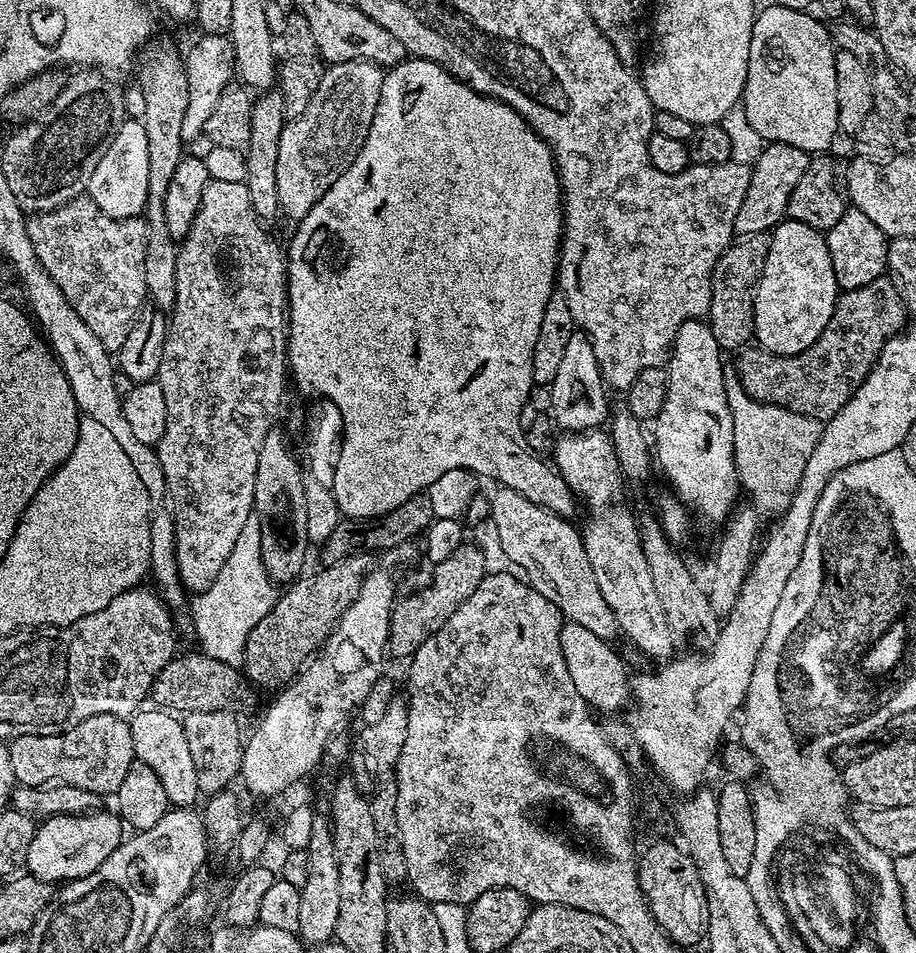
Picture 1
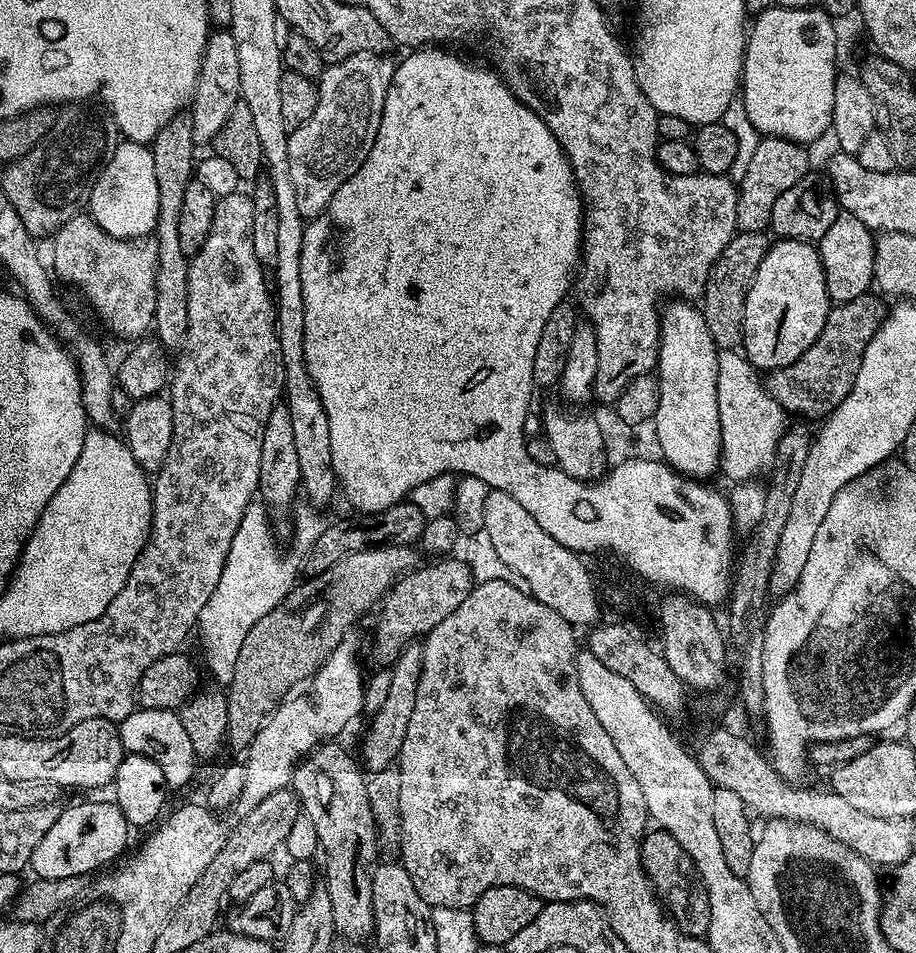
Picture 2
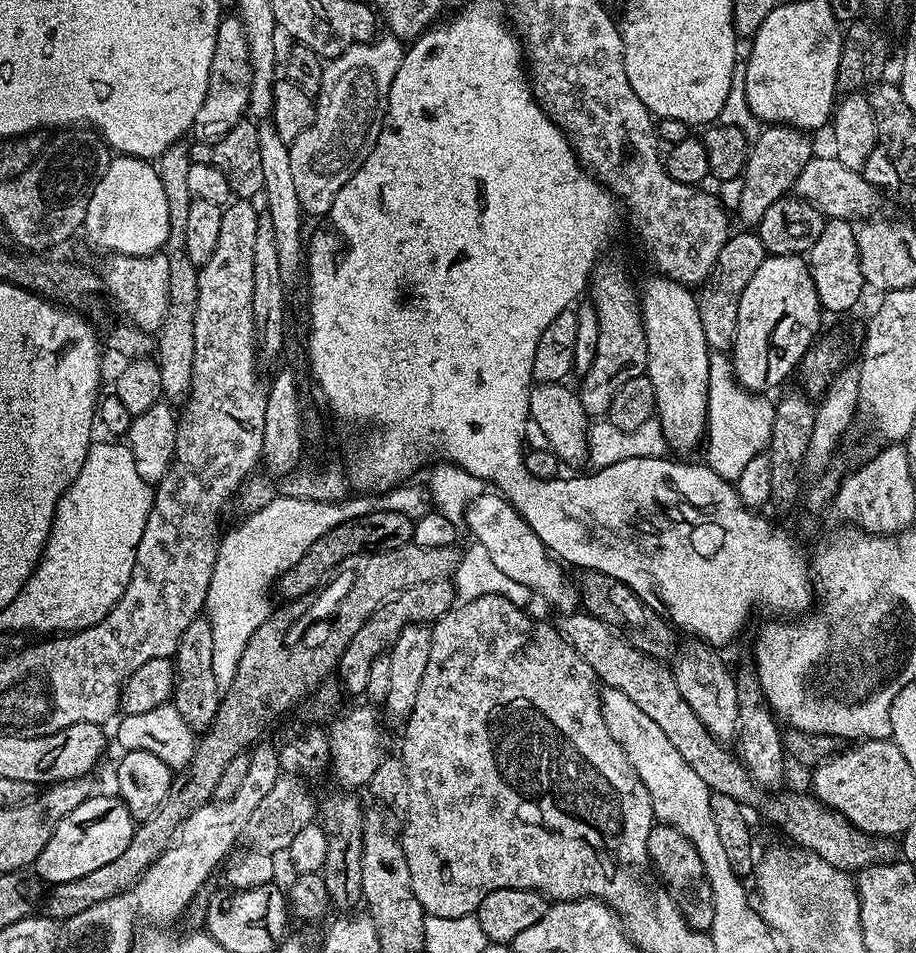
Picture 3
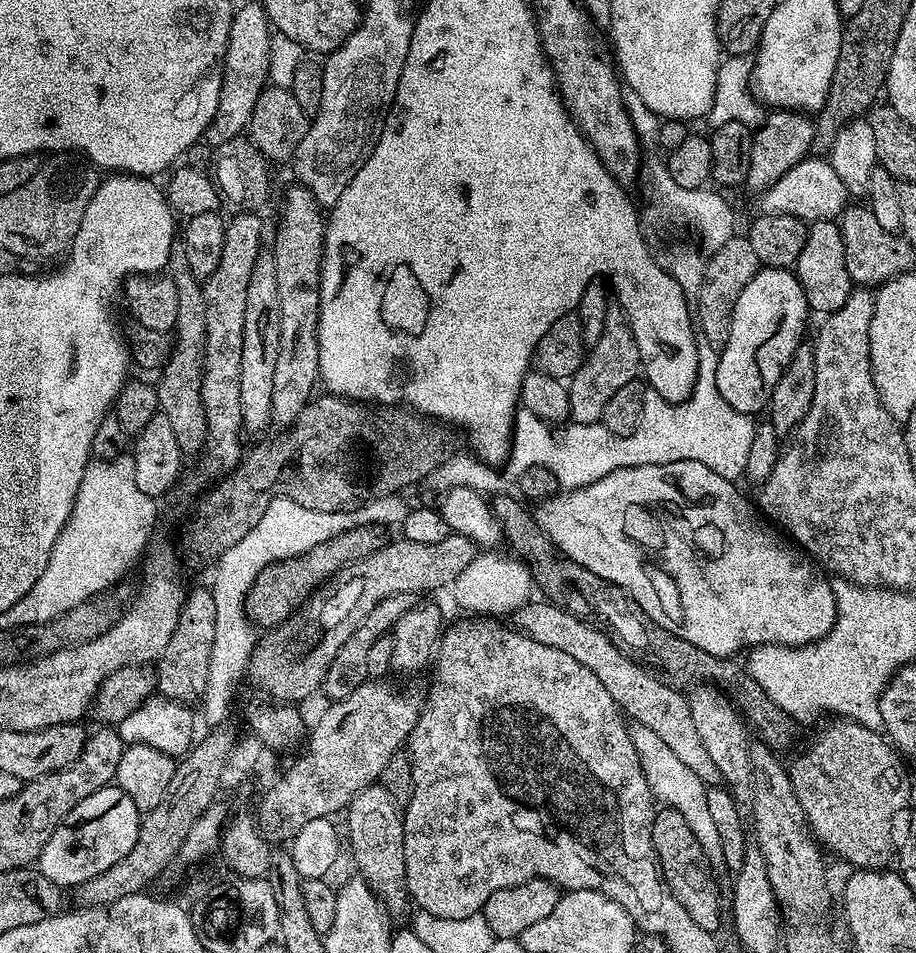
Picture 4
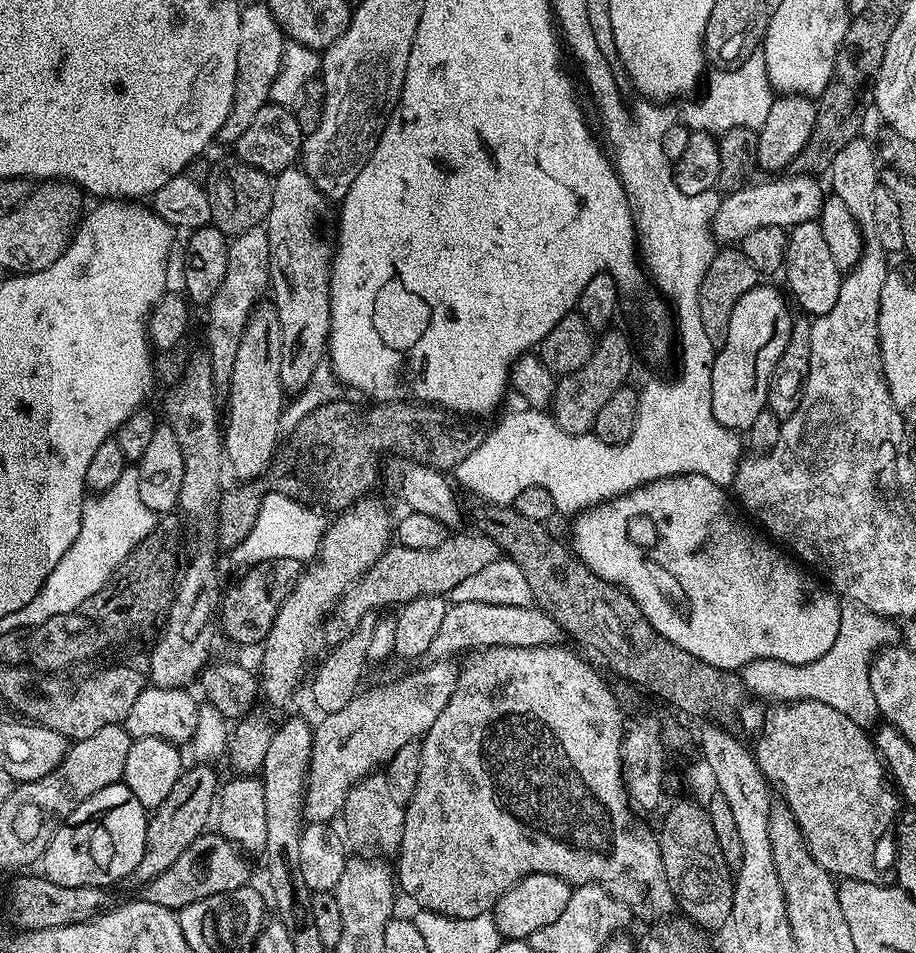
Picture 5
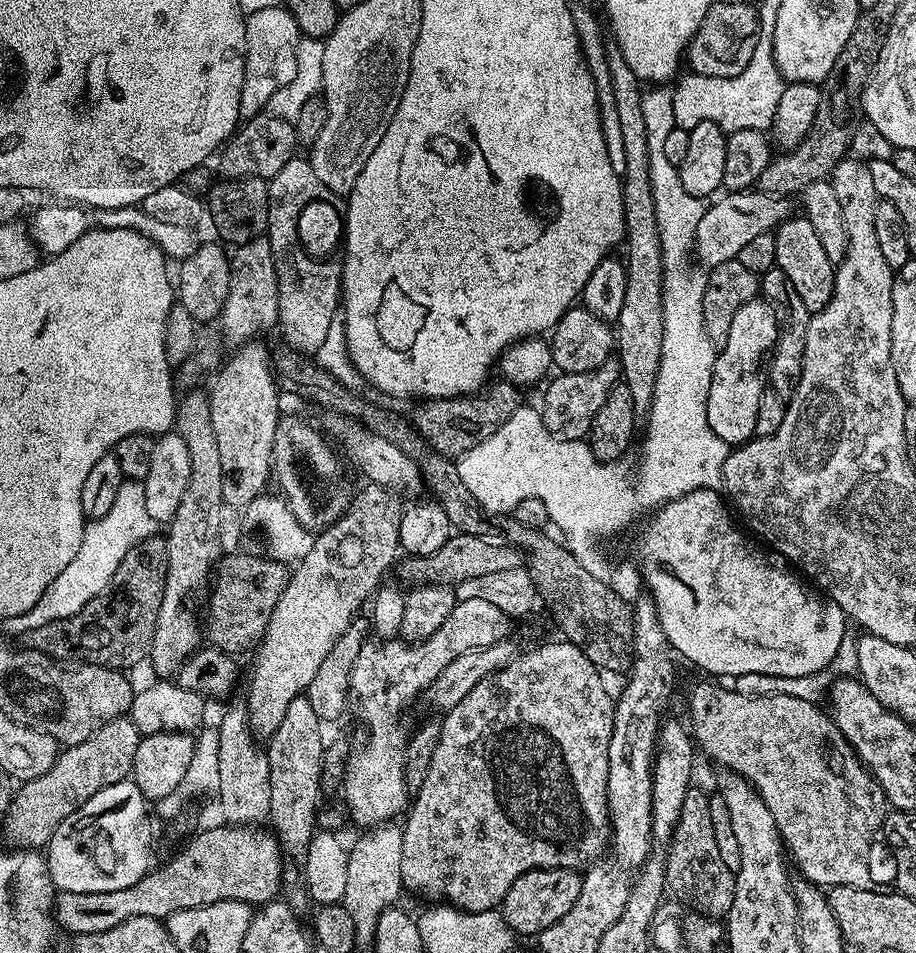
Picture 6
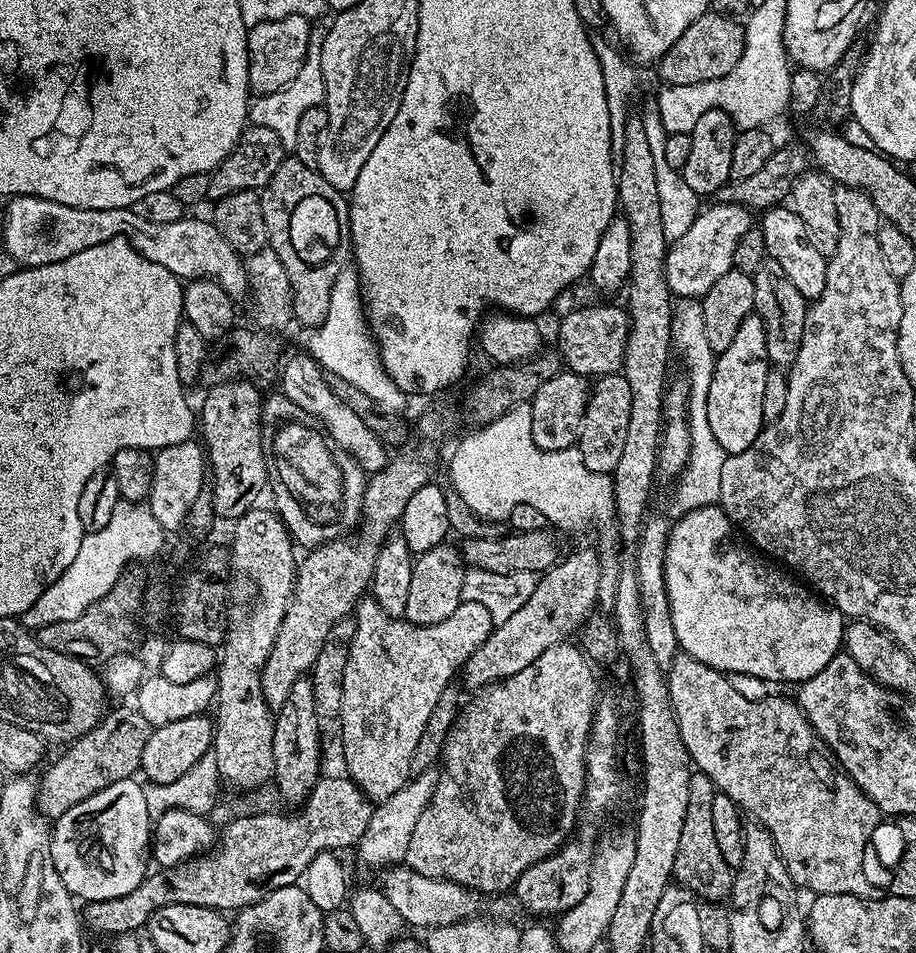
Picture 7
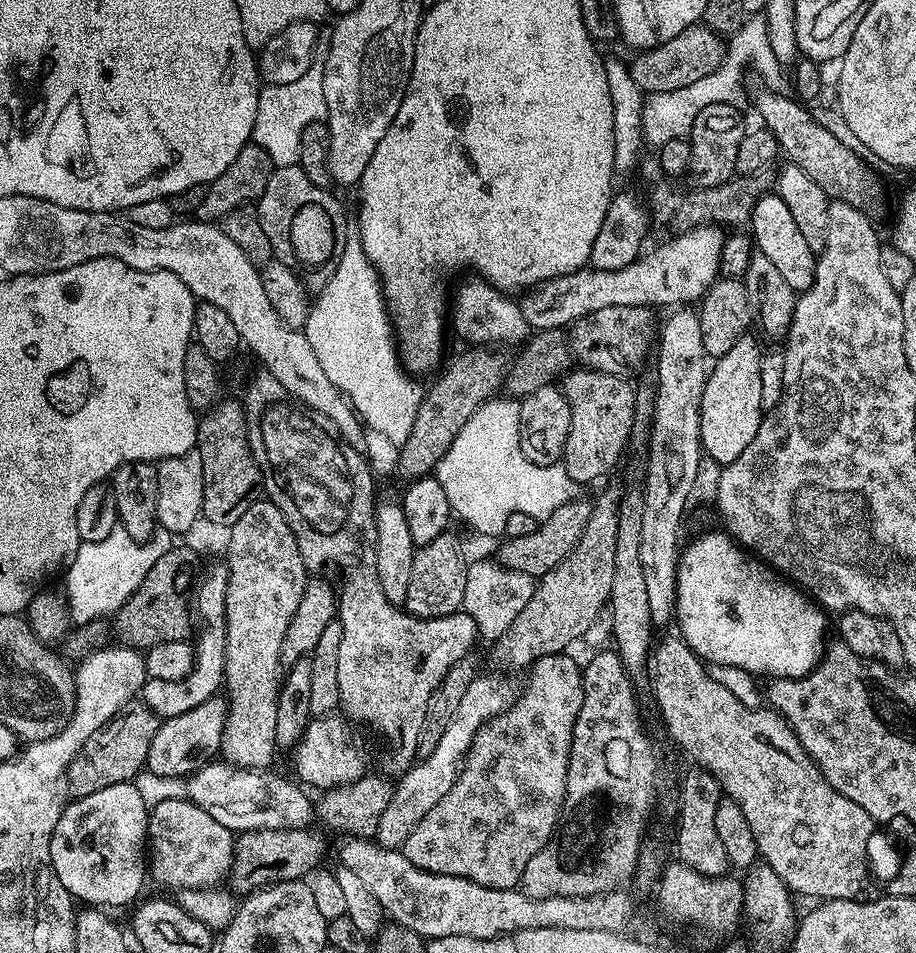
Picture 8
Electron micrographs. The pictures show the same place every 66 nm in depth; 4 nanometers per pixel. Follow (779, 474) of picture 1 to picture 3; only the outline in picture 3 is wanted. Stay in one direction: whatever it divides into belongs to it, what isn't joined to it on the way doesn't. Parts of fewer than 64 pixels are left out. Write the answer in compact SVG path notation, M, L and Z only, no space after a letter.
M710 351L710 382L708 383L708 427L706 429L706 448L708 444L708 457L706 463L713 468L724 480L735 482L738 474L742 474L746 462L750 458L761 455L767 449L772 437L774 426L775 403L764 394L753 394L746 388L740 387L736 373L732 371L732 361L723 352Z

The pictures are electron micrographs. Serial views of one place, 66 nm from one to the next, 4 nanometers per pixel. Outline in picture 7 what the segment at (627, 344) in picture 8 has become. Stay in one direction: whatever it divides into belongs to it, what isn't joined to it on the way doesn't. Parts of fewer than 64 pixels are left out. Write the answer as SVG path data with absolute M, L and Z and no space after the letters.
M592 304L589 308L578 306L570 314L560 316L560 329L556 332L555 347L560 353L563 367L567 371L585 378L599 378L619 373L624 366L627 338L629 333L628 313L623 307L615 308L612 304Z

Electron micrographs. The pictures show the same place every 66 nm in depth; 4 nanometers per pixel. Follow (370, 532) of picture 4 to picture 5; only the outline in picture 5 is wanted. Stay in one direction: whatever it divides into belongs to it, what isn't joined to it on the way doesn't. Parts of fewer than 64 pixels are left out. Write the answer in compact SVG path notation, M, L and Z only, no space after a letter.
M274 558L266 562L249 564L243 569L244 577L237 584L227 585L220 601L218 624L236 644L259 645L268 636L270 626L274 626L274 618L278 610L282 610L282 602L294 590L302 571L301 561L294 558Z

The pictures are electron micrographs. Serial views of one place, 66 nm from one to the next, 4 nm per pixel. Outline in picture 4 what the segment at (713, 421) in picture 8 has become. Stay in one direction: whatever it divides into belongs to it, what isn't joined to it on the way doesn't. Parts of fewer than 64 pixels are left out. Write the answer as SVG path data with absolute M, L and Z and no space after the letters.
M765 268L746 282L746 290L738 294L738 302L734 302L734 314L730 322L730 338L724 348L719 349L720 361L716 367L716 389L718 394L734 410L749 414L763 413L768 407L768 399L772 396L778 378L788 369L790 358L798 350L805 339L804 327L808 324L810 309L806 302L804 287L798 282L795 271L786 268Z

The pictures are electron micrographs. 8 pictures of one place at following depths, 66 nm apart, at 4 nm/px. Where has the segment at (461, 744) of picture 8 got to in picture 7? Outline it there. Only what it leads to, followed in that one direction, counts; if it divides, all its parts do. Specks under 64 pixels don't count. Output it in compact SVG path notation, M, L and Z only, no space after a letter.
M435 771L417 772L398 794L381 800L372 809L372 817L366 826L366 834L362 834L360 843L355 845L354 852L368 868L387 870L393 866L404 864L406 850L410 850L410 837L414 834L414 826L418 826L418 818L422 818L422 810L430 802L436 789L438 776Z

